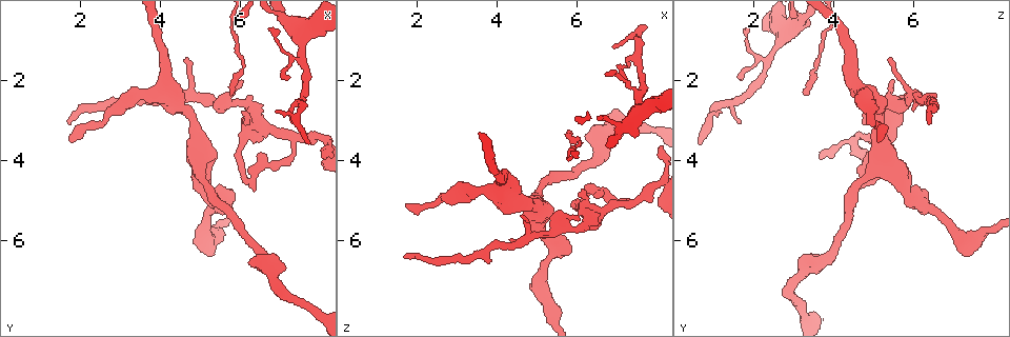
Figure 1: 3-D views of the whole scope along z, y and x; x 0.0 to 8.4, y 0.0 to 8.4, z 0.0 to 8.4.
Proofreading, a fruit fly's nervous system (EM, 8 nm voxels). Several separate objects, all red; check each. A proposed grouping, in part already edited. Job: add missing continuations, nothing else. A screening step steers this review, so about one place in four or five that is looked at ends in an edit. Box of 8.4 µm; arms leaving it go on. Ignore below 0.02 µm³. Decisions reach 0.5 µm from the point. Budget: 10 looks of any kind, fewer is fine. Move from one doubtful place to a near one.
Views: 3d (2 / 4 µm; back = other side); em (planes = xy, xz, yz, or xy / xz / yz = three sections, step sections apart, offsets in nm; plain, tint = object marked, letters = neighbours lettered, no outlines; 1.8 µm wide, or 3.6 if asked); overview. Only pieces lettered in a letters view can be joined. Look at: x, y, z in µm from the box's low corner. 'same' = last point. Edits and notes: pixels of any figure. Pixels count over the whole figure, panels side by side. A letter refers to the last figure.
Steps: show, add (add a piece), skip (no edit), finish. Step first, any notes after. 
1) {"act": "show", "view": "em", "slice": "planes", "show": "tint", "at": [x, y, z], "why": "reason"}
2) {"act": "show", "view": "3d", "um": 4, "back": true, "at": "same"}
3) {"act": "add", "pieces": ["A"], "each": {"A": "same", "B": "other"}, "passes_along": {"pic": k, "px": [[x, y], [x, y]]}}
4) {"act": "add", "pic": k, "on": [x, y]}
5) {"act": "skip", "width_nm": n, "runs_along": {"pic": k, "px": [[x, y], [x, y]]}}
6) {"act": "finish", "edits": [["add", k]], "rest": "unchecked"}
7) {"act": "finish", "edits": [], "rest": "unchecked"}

{"act": "show", "view": "em", "slice": "planes", "show": "letters", "at": [7.30, 3.05, 1.65], "why": "thin end"}

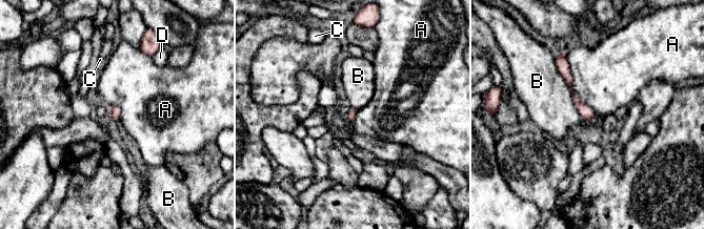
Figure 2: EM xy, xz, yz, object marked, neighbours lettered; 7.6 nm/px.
{"act": "skip", "each": {"A": "other", "B": "other", "C": "other", "D": "other"}, "runs_along": {"pic": 2, "px": [[558, 61], [588, 118]]}, "found": "no lettered piece goes on from it"}

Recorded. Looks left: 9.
{"act": "show", "view": "em", "slice": "yz", "step": 8, "show": "tint", "at": [7.70, 0.80, 2.75], "why": "three arms meet"}

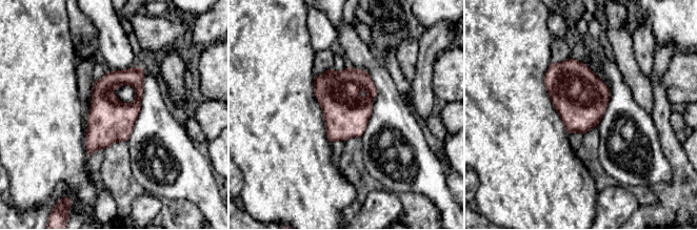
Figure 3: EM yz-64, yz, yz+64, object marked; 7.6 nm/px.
{"act": "show", "view": "em", "slice": "planes", "show": "tint", "at": "same"}

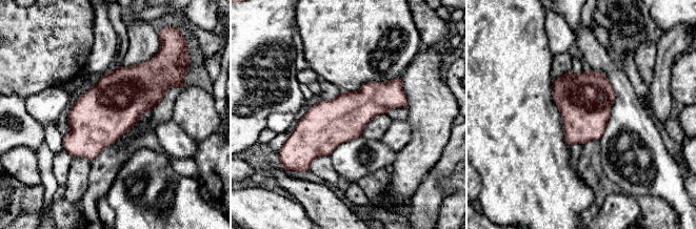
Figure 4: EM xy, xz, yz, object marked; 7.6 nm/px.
{"act": "show", "view": "em", "slice": "planes", "show": "letters", "at": "same", "why": "see the neighbours"}

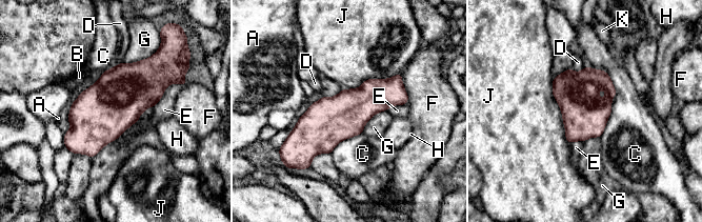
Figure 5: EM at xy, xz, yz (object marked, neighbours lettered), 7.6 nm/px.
{"act": "skip", "each": {"A": "other", "B": "other", "C": "other", "D": "other", "E": "other", "F": "other", "G": "other", "H": "other", "J": "other", "K": "other"}, "found": "none of them fits"}

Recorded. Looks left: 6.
{"act": "show", "view": "em", "slice": "planes", "show": "letters", "at": [4.60, 1.45, 5.45], "why": "thin end"}

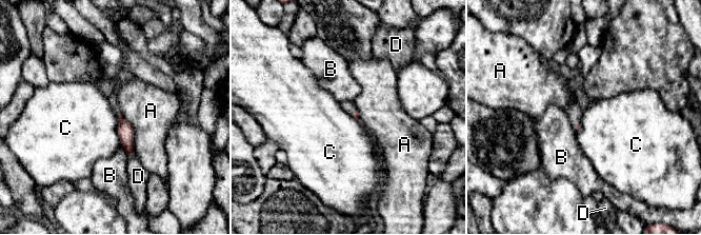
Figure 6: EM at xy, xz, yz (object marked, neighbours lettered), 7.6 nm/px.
{"act": "skip", "longest_contact_nm": ["A", 340], "each": {"A": "other", "B": "other", "C": "other", "D": "other"}, "border": {"pic": 6, "px": [[118, 114], [118, 137], [121, 143]]}, "found": "none of them fits"}

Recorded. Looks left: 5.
{"act": "show", "view": "em", "slice": "planes", "show": "plain", "at": [6.40, 3.05, 5.30], "why": "abrupt turn"}

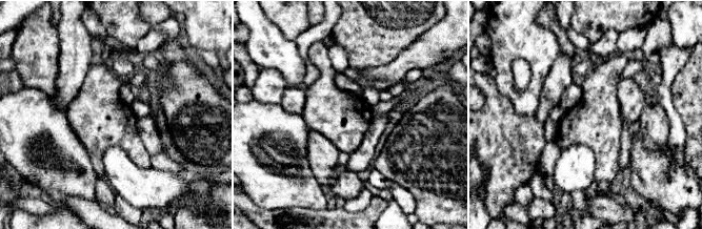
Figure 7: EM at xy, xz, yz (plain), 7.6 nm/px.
{"act": "show", "view": "em", "slice": "planes", "show": "letters", "at": "same"}

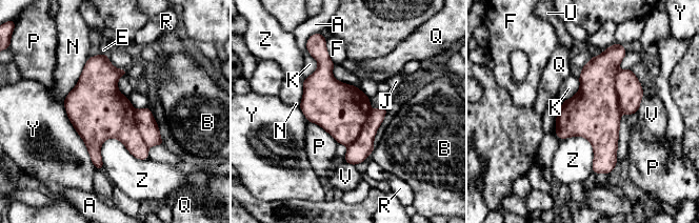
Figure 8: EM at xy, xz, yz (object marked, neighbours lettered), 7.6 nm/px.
{"act": "skip", "each": {"A": "other", "B": "other", "E": "other", "F": "other", "J": "other", "K": "other", "N": "other", "P": "other", "Q": "other", "R": "other", "U": "other", "V": "other", "Y": "other", "Z": "other"}, "border": {"pic": 8, "px": [[306, 51], [317, 67], [305, 78]]}, "found": "no lettered piece goes on from it"}

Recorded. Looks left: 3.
{"act": "finish", "edits": [], "rest": "unchecked"}

